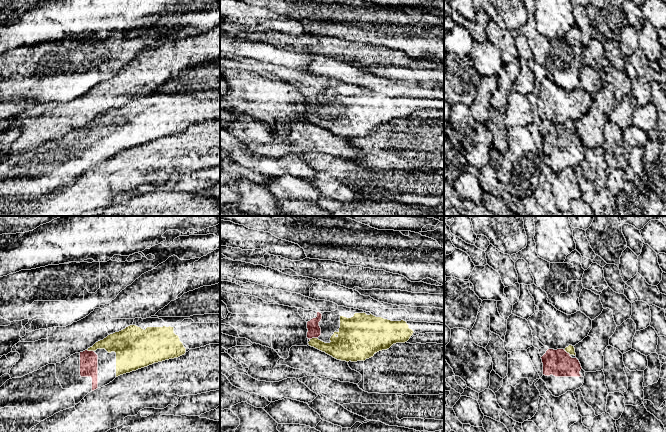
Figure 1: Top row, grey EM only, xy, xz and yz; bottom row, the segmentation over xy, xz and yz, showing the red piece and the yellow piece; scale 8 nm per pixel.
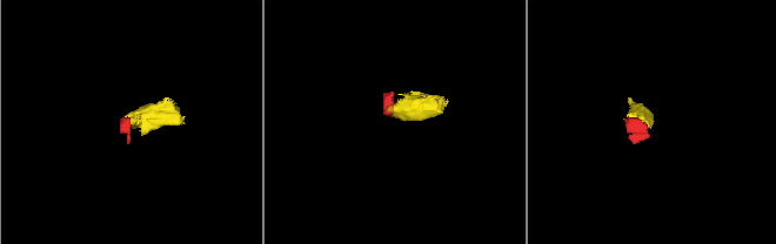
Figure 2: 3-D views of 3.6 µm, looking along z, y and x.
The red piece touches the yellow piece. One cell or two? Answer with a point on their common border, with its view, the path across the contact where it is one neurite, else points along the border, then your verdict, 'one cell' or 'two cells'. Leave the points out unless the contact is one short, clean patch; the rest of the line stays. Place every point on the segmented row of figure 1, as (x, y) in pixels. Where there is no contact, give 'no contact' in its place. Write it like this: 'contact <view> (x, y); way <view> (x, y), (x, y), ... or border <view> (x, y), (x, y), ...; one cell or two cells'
contact xz (313, 337); way xz (314, 331), (313, 337), (324, 347), (342, 348); one cell

